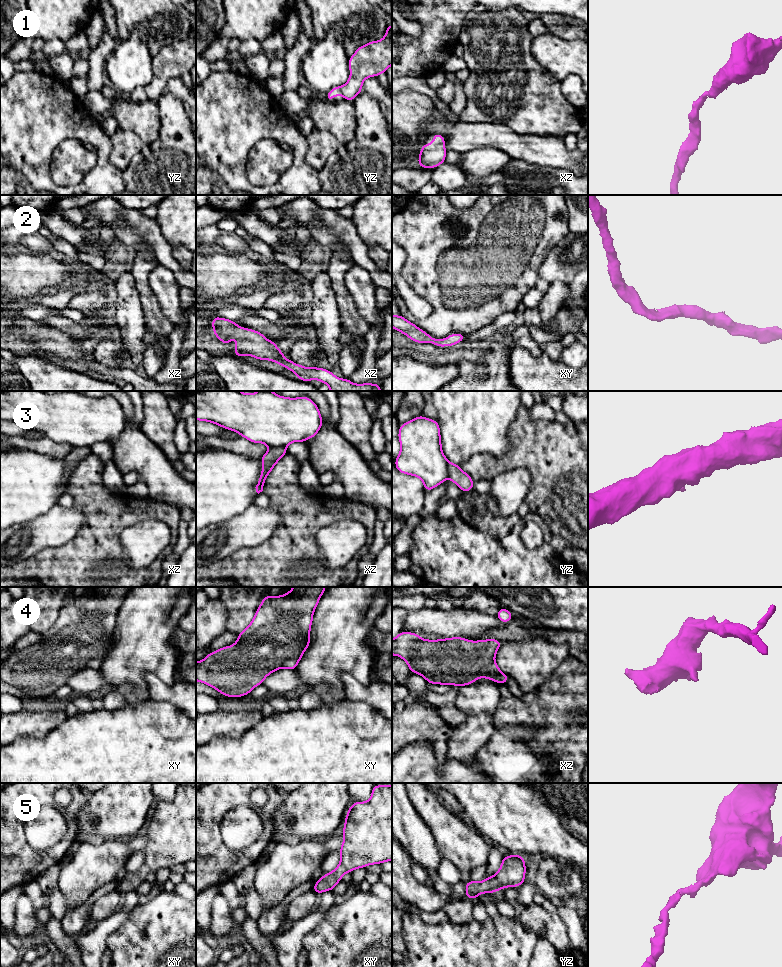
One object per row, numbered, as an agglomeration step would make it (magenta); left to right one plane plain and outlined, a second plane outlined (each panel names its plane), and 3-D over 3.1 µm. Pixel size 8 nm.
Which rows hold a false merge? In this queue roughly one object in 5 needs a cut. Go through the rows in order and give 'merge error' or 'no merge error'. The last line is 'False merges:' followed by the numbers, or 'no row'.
1: no merge error
2: no merge error
3: merge error
4: no merge error
5: no merge error
False merges: 3

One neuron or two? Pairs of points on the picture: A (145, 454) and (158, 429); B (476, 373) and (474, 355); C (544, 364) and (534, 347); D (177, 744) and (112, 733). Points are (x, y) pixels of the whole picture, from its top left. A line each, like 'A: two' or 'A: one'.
A: two
B: two
C: two
D: one

